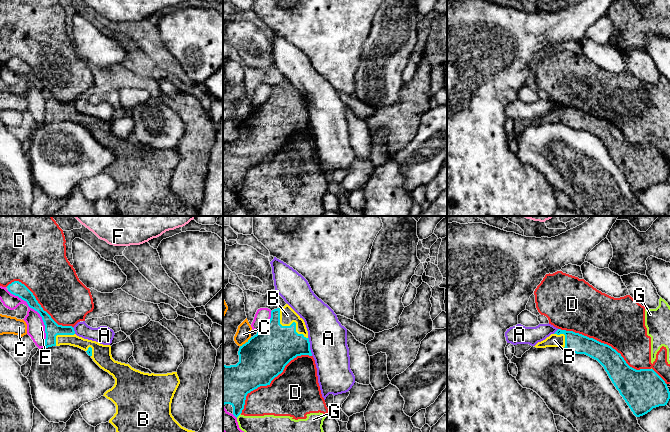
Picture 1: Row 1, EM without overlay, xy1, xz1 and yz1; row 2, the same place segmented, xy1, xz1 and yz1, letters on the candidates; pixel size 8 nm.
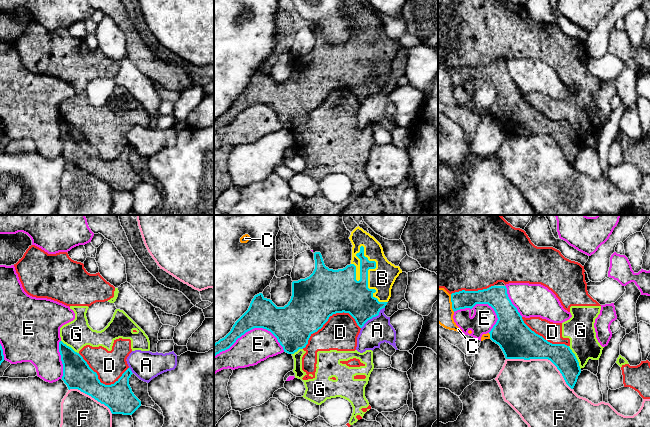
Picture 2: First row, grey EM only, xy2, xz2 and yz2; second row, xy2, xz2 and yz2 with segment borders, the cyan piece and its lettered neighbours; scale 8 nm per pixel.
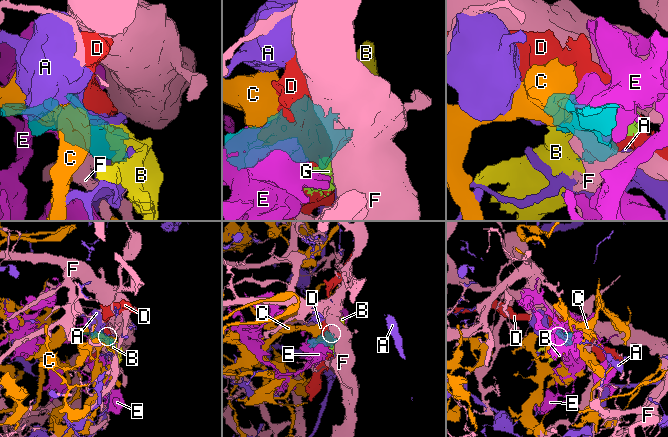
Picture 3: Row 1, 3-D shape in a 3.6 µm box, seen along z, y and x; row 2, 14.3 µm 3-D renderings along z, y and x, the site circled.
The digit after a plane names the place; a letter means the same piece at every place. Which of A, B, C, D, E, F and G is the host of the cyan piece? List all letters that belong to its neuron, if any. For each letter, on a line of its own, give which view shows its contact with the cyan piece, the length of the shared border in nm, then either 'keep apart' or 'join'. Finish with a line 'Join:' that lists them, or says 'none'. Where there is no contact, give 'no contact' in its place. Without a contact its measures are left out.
A: meets cyan in xz2; contact 260 nm long; keep apart
B: meets cyan in xz2; contact 500 nm long; join
C: meets cyan in xz1; contact 120 nm long; keep apart
D: meets cyan in yz1; contact 800 nm long; keep apart
E: meets cyan in xz2; contact 550 nm long; keep apart
F: meets cyan in yz2; contact 600 nm long; keep apart
G: meets cyan in yz2; contact 220 nm long; keep apart
Join: B

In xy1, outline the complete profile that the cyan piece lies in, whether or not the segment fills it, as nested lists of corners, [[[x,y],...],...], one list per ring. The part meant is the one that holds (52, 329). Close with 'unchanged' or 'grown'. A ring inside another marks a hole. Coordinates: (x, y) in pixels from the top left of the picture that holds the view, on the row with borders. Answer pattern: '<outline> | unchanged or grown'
[[[14,281],[7,288],[42,317],[45,348],[60,345],[78,347],[113,376],[115,384],[103,396],[116,406],[116,413],[109,420],[116,432],[195,432],[182,427],[171,414],[172,399],[180,384],[177,372],[149,374],[115,361],[110,345],[79,337],[72,326],[58,325],[24,284]]] | grown

